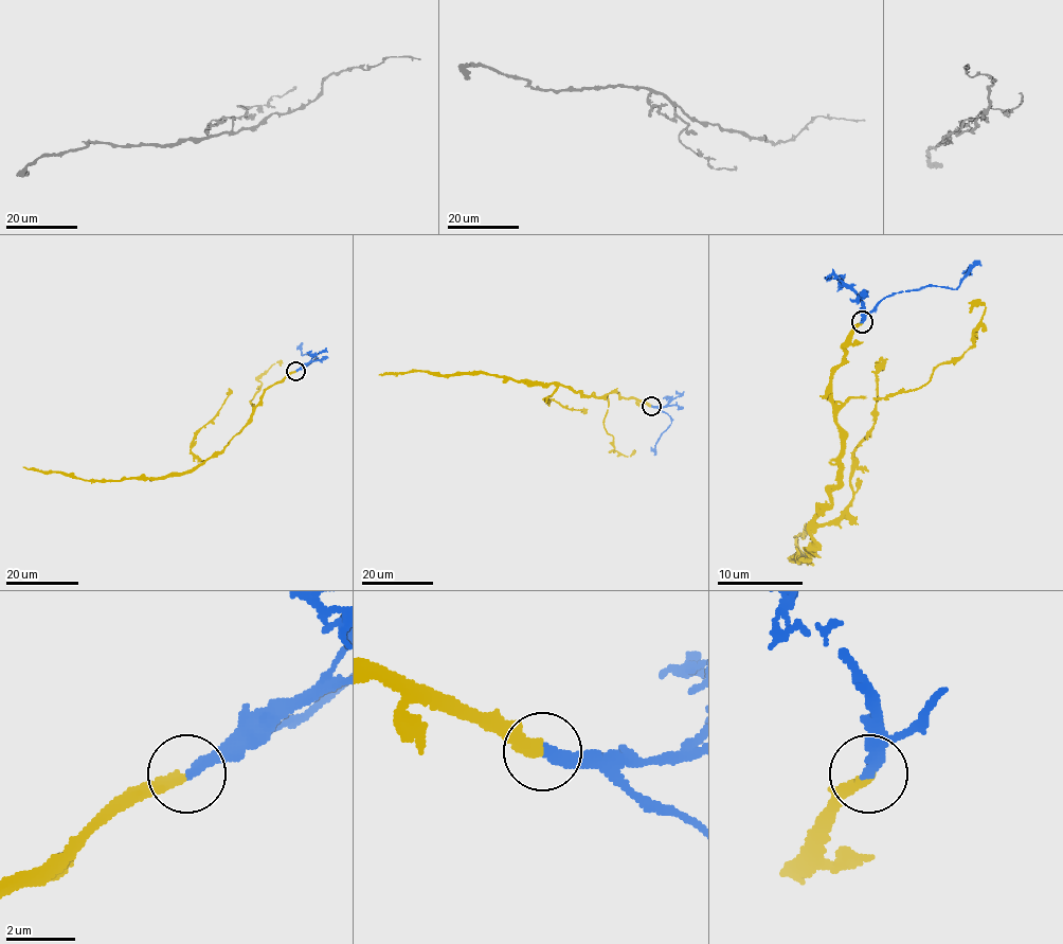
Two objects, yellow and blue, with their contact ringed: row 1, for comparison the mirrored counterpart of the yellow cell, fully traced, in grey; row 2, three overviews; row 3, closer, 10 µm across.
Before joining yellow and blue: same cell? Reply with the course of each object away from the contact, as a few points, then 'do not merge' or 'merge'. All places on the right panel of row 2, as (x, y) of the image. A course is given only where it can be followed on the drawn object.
course yellow (862, 321), (832, 375), (842, 473), (814, 518), (806, 558), (797, 560), (804, 557), (798, 536), (811, 519); course blue (862, 321), (885, 295), (932, 286), (953, 289), (979, 260); merge

